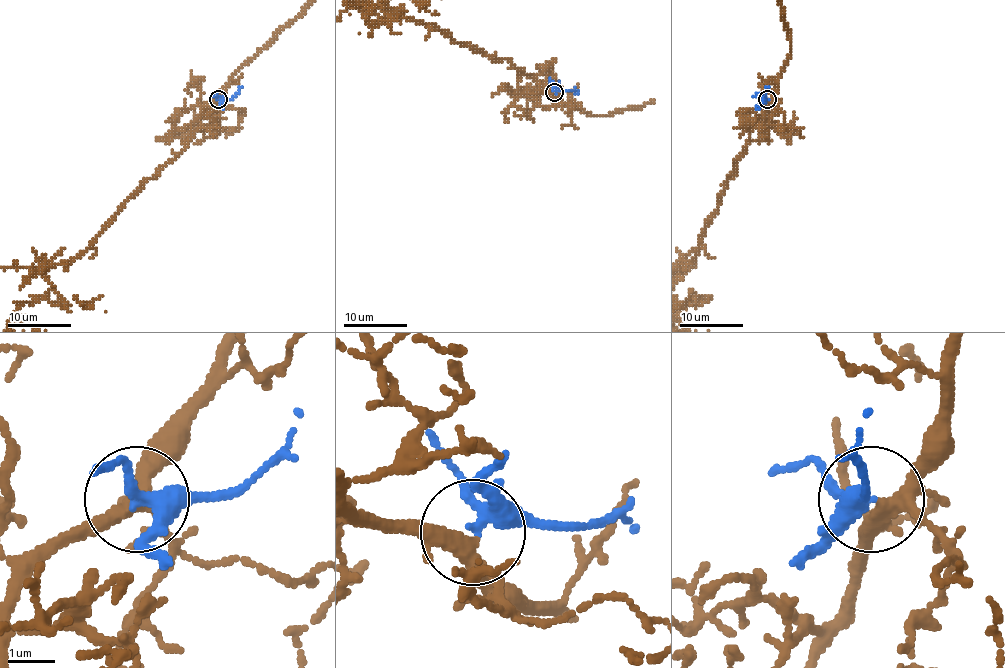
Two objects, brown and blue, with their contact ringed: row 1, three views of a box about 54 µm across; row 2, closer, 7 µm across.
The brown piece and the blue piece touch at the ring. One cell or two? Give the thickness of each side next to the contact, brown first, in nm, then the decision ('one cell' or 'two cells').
280 nm thick on the brown side, 260 nm on the other; one cell

